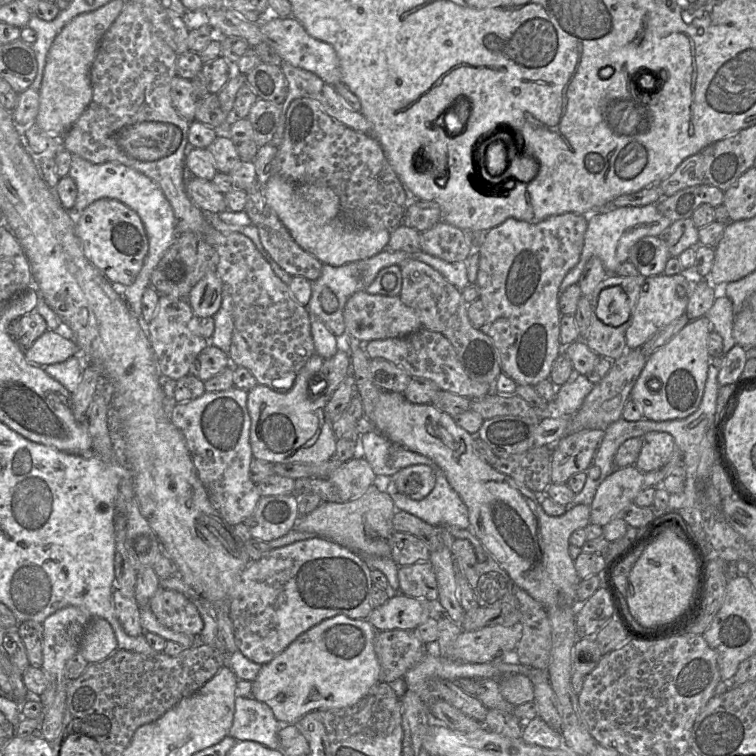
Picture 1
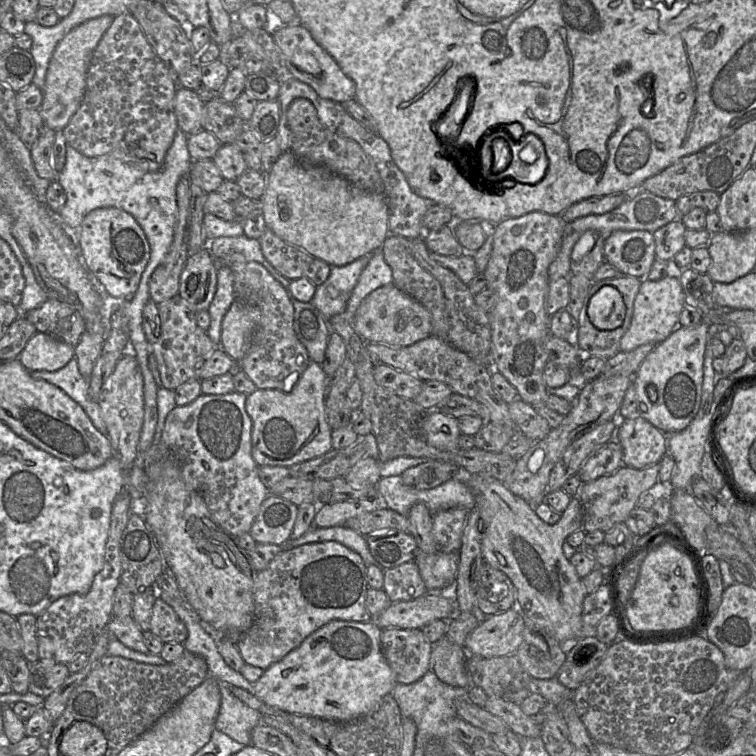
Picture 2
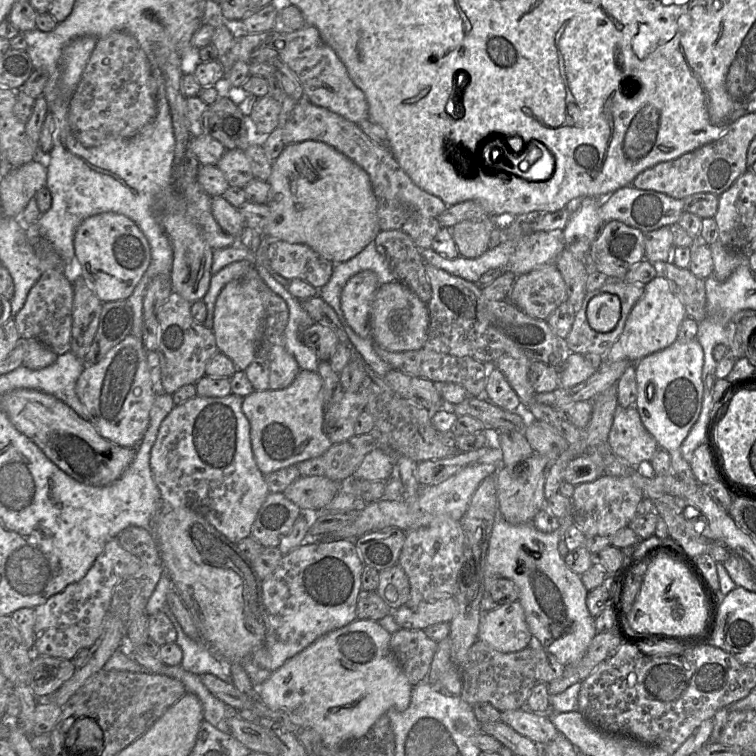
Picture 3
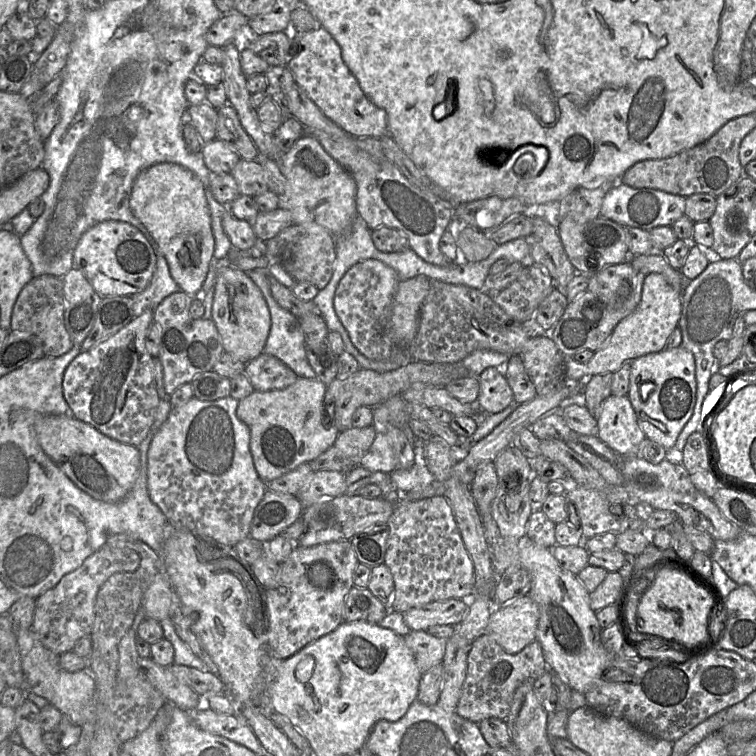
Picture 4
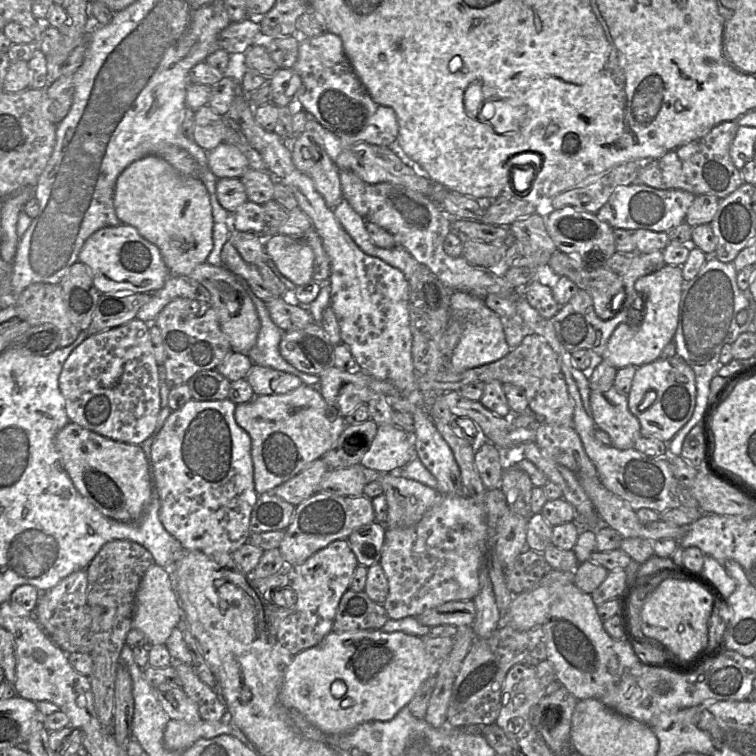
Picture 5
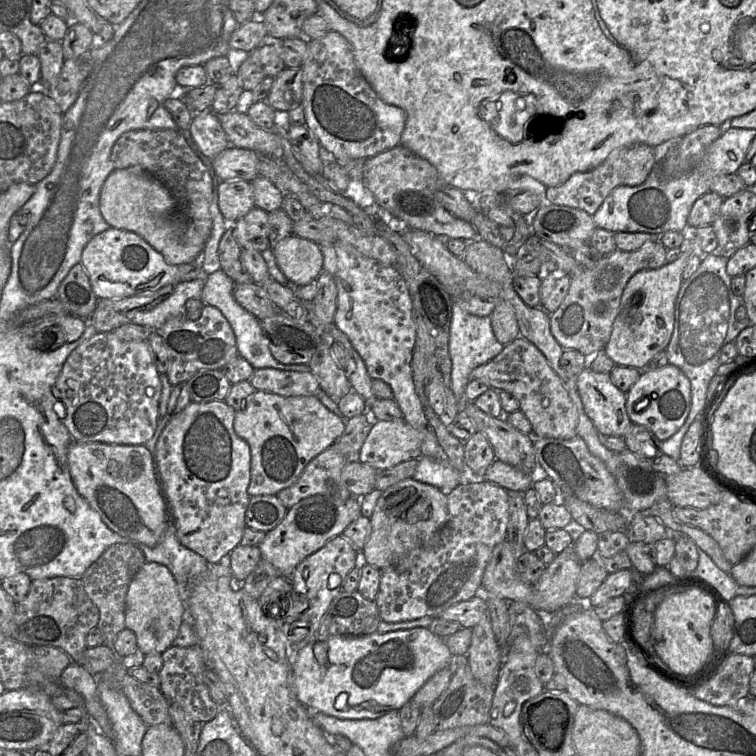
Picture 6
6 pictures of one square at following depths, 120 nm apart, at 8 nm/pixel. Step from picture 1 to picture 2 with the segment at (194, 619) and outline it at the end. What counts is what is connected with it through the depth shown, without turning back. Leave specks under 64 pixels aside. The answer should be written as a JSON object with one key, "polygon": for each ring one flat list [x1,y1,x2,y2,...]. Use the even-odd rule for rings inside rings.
{"polygon":[[157,596,152,608,149,630,165,643,183,644,188,631,173,608]]}

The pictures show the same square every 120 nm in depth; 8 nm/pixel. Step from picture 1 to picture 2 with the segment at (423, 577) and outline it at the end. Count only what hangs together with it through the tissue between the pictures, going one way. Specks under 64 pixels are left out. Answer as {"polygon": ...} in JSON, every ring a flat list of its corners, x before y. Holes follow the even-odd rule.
{"polygon":[[414,561,384,570,383,590,391,602,411,601,427,593,427,589]]}

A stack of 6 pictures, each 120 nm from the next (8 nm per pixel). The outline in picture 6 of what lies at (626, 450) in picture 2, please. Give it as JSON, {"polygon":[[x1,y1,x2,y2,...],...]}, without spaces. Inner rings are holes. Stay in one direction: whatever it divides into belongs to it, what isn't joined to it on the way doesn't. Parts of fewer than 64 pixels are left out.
{"polygon":[[587,366,576,377,576,384,584,412,590,418,599,434,601,436,624,437,633,423,626,412,626,393,614,385,610,374,594,372]]}

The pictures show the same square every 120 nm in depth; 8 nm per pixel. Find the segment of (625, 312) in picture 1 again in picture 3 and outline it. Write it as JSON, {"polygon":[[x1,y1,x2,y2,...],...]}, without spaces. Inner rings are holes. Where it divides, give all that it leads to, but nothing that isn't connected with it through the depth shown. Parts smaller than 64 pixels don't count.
{"polygon":[[602,292,591,298,587,306,587,321,590,327,601,333,612,331,621,316,618,296]]}

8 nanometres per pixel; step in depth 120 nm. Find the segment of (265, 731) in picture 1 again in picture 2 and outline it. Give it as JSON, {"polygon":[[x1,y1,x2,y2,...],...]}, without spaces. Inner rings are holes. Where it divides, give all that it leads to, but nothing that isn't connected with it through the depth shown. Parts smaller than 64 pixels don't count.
{"polygon":[[219,682,221,707,216,729,243,745,252,745,252,731,261,724,263,714,249,707,231,691,233,686]]}

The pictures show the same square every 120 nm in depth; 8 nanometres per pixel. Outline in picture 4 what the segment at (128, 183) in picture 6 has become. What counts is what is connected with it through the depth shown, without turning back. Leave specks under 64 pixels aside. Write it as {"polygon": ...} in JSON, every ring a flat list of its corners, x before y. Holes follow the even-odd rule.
{"polygon":[[177,164,151,165,137,175,129,207,158,244,180,290,193,297,199,296,215,250,210,209,201,180]]}

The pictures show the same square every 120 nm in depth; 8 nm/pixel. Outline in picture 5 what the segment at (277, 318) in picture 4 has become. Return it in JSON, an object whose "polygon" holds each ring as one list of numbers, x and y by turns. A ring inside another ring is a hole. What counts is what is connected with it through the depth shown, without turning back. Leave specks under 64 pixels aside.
{"polygon":[[242,277,236,278,254,303,260,321,260,330,256,344,247,353,251,361,256,365,267,366,296,375,306,385,319,383,320,377,318,375,305,373,296,369,281,356,279,344,284,332,271,320,266,308,266,302,259,299,251,291,248,283]]}

